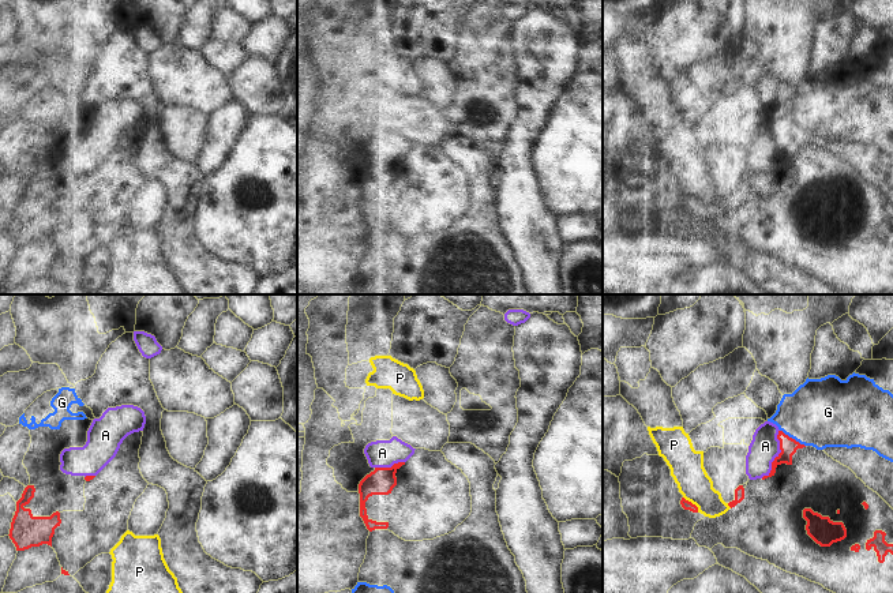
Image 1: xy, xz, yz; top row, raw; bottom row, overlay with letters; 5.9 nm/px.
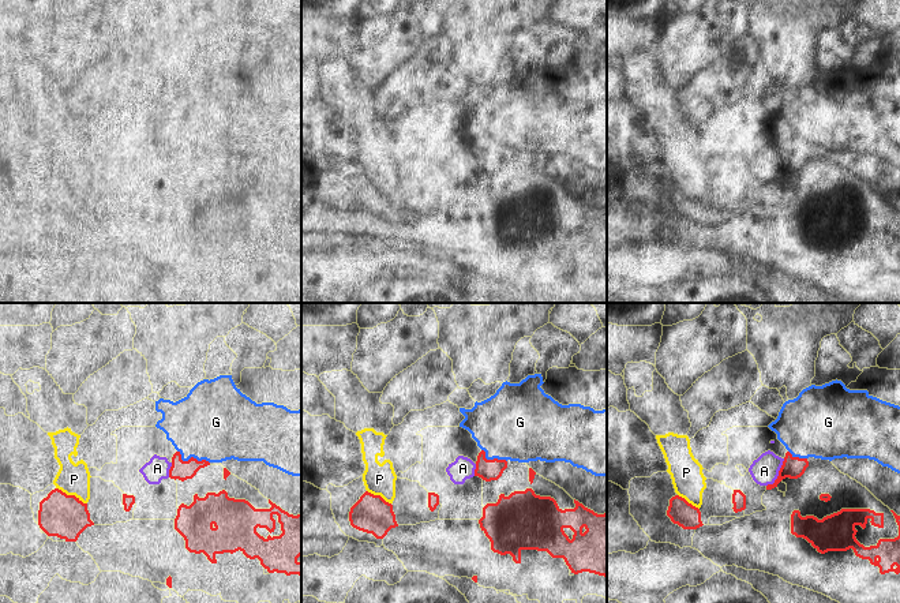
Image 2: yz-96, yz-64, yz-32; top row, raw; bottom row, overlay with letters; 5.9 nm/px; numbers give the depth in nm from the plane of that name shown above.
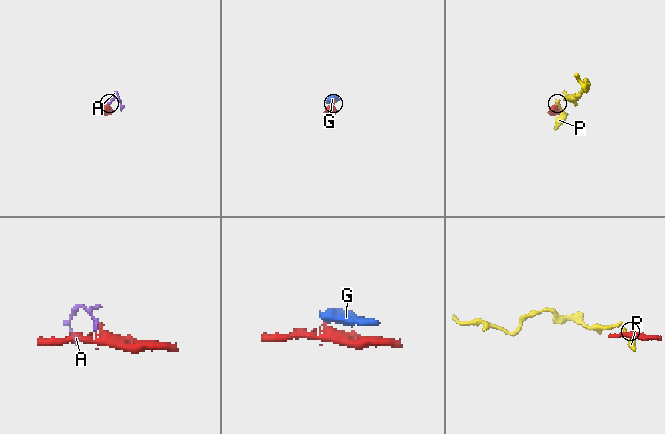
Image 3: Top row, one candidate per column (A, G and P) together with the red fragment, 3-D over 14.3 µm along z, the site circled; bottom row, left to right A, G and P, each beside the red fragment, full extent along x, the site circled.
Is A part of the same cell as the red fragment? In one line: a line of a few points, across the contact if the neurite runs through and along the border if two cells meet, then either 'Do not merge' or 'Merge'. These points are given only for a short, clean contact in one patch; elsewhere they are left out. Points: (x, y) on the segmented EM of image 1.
Line: yz (779, 430), (780, 453), (772, 462), (772, 469), (761, 477). Do not merge.

